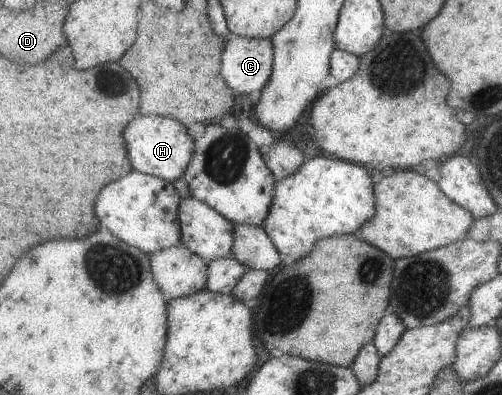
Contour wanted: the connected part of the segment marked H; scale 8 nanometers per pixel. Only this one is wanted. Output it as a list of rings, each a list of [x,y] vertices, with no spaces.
[[[165,116],[136,117],[135,121],[125,129],[124,138],[135,170],[170,182],[183,177],[196,150],[196,140],[189,135],[187,127],[180,121]]]

